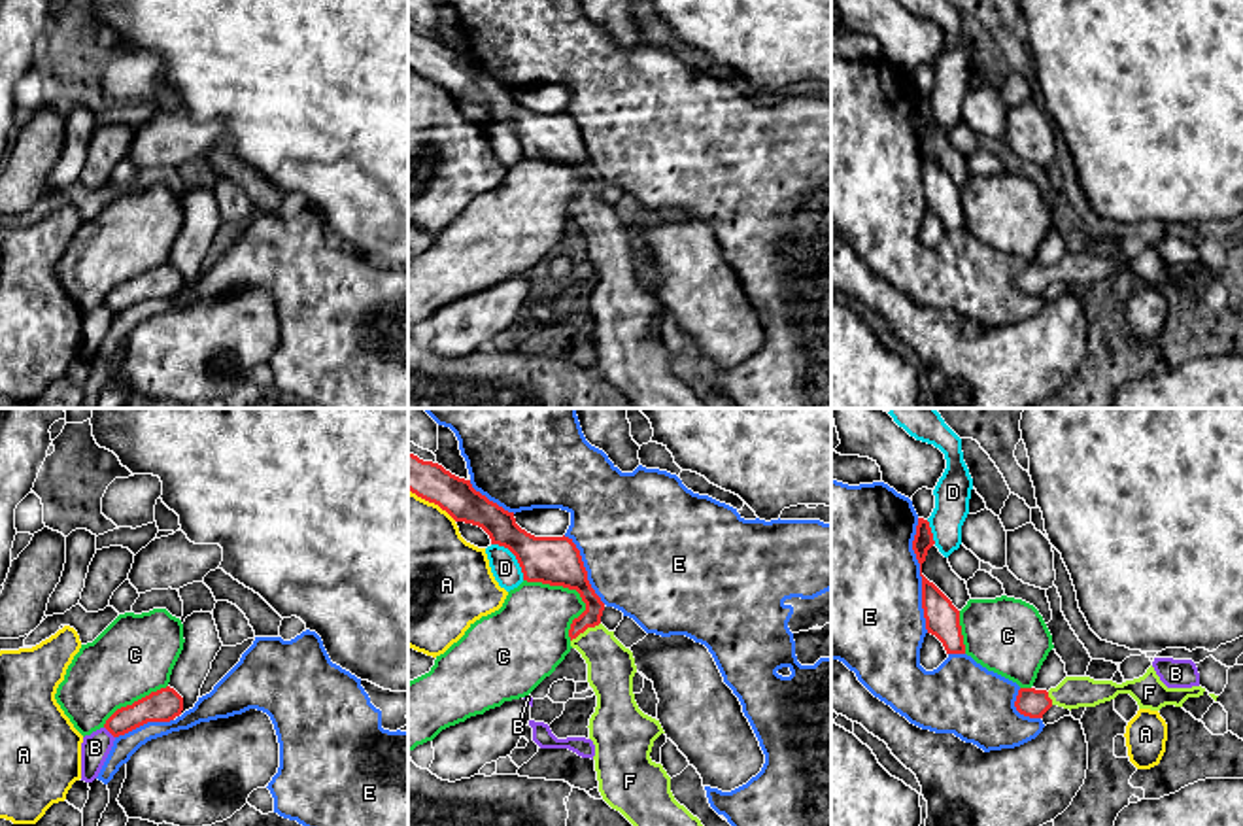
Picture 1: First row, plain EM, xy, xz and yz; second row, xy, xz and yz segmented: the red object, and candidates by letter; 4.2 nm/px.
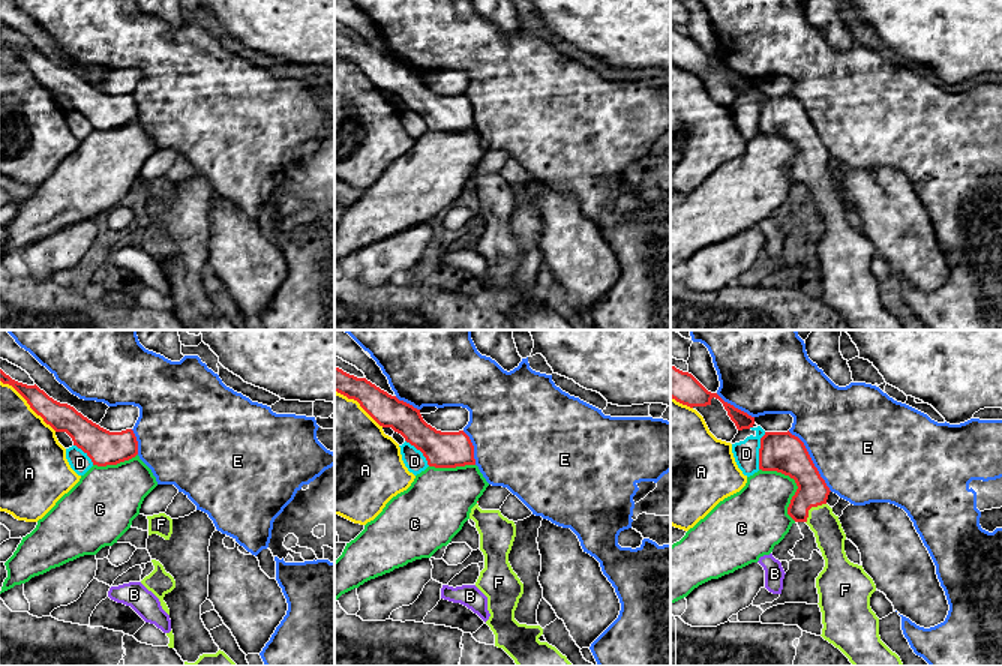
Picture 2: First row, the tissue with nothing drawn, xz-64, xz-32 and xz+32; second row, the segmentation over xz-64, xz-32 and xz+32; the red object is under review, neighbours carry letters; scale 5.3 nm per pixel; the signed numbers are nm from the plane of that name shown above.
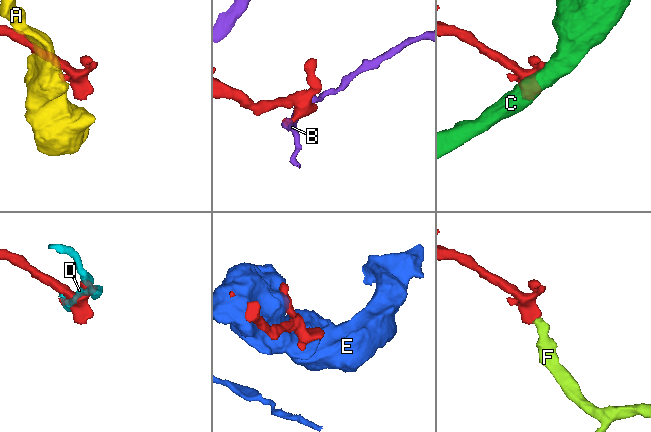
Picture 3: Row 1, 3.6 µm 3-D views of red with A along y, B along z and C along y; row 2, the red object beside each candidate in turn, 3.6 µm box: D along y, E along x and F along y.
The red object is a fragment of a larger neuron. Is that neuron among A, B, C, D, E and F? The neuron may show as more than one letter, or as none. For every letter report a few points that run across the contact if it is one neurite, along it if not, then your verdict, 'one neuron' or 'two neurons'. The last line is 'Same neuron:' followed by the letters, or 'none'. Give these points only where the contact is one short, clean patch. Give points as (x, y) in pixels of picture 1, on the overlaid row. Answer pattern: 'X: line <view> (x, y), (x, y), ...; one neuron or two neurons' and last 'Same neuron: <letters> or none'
A: two neurons
B: line xy (104, 726), (114, 738); two neurons
C: two neurons
D: two neurons
E: two neurons
F: line xz (569, 573), (590, 598), (584, 630), (605, 654), (611, 668); one neuron
Same neuron: F

